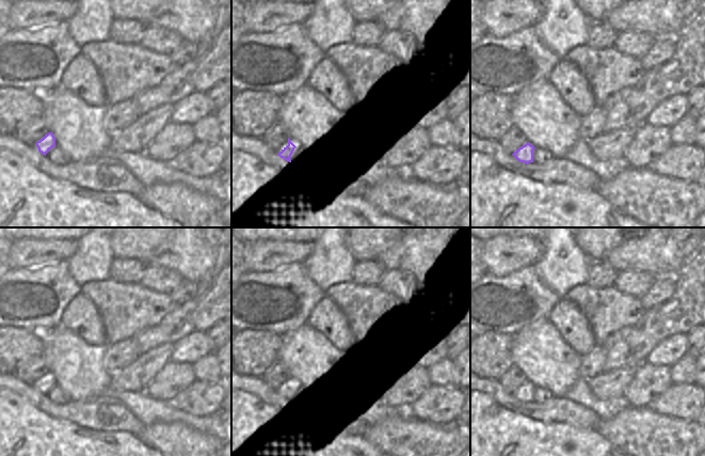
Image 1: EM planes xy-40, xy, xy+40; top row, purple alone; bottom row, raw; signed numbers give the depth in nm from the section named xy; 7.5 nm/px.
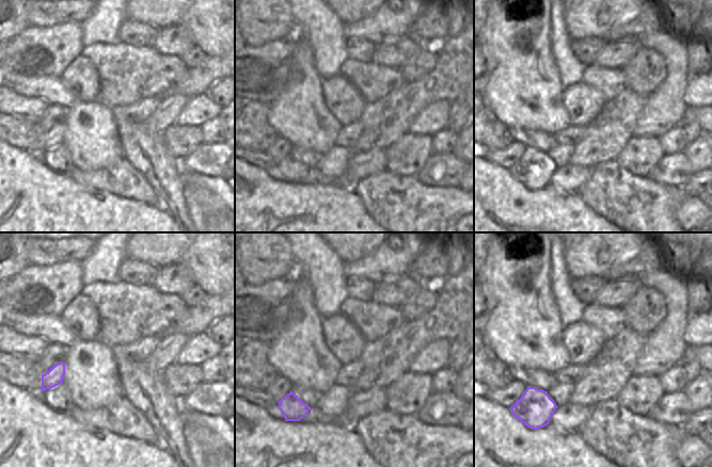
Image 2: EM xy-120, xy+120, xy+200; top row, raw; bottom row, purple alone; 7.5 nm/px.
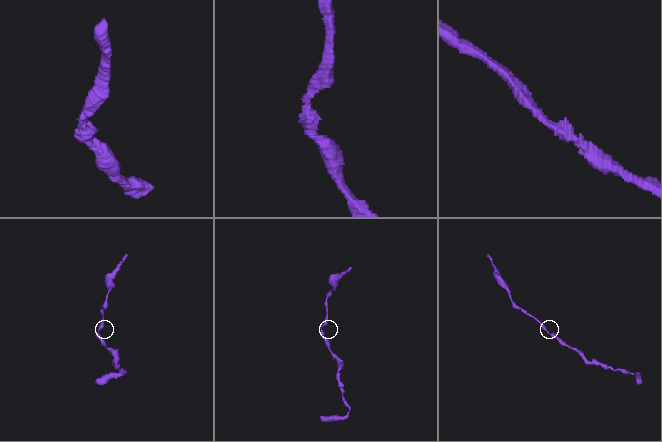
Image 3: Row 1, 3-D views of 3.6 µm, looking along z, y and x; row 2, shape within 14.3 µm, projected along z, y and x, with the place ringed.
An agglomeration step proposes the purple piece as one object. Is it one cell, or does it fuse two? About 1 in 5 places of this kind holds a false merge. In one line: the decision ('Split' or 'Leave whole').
Leave whole.

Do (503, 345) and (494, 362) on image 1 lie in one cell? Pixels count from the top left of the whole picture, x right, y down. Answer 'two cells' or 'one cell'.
one cell

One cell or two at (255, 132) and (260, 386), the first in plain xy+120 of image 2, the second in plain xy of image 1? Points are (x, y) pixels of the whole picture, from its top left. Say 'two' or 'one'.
two

